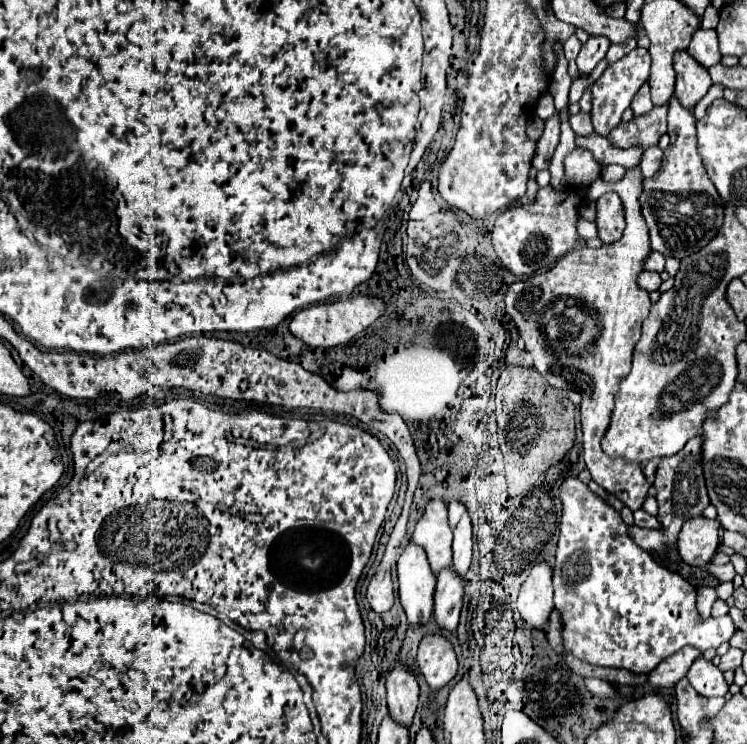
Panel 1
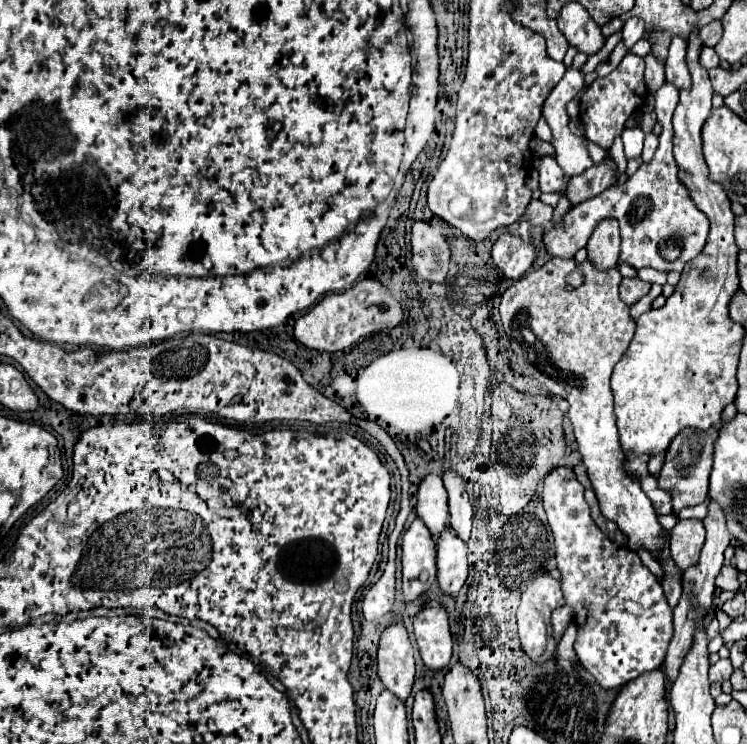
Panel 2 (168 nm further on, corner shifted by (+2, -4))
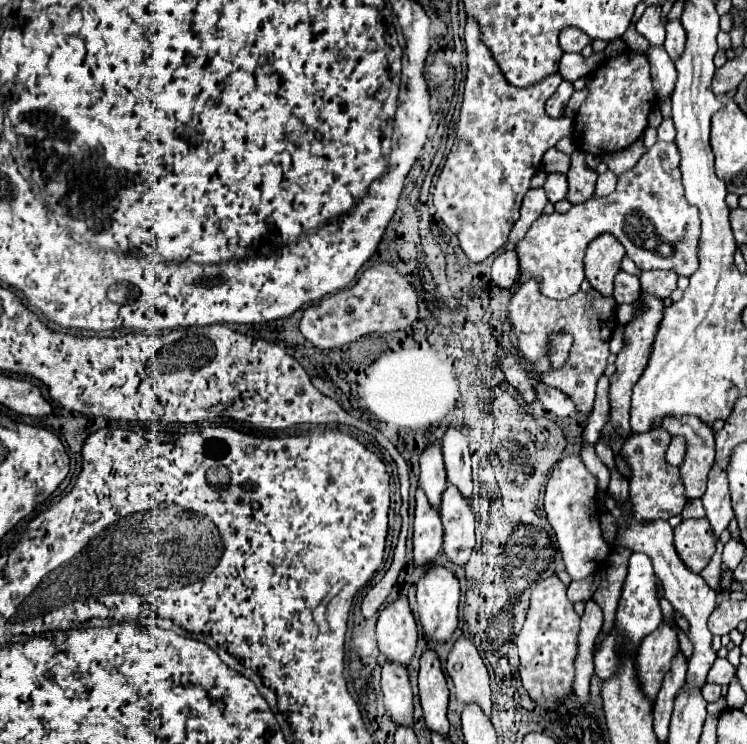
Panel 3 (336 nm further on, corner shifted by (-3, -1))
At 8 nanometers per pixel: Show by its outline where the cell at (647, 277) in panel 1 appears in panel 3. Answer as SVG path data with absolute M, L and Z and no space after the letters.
M618 272L614 278L614 300L616 304L632 304L640 296L640 280L638 276L630 276L626 272Z

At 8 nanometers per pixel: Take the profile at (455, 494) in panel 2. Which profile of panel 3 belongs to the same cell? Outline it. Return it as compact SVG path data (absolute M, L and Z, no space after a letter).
M446 428L442 438L442 454L448 482L460 488L466 500L472 500L472 468L470 468L468 438L456 428Z

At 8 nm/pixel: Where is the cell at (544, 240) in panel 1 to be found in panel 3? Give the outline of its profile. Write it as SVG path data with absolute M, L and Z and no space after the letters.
M506 250L500 256L496 256L492 264L492 282L498 288L510 290L518 280L518 264L516 264L516 252Z

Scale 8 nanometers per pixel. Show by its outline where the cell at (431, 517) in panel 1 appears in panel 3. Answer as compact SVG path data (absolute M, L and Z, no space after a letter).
M428 442L420 454L420 486L432 504L440 504L440 496L446 488L446 470L442 452L436 442Z

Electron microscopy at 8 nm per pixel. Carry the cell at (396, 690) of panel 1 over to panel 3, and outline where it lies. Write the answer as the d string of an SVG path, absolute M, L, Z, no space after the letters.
M400 594L398 600L388 604L380 612L376 636L380 652L384 652L386 658L398 660L402 664L410 662L416 648L418 632L416 632L416 620L408 606L408 598L404 594Z

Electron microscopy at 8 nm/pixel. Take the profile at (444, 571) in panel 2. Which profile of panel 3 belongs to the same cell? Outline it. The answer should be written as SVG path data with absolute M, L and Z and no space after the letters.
M452 484L442 494L440 516L444 524L444 552L452 562L464 566L474 548L474 514L470 502Z

